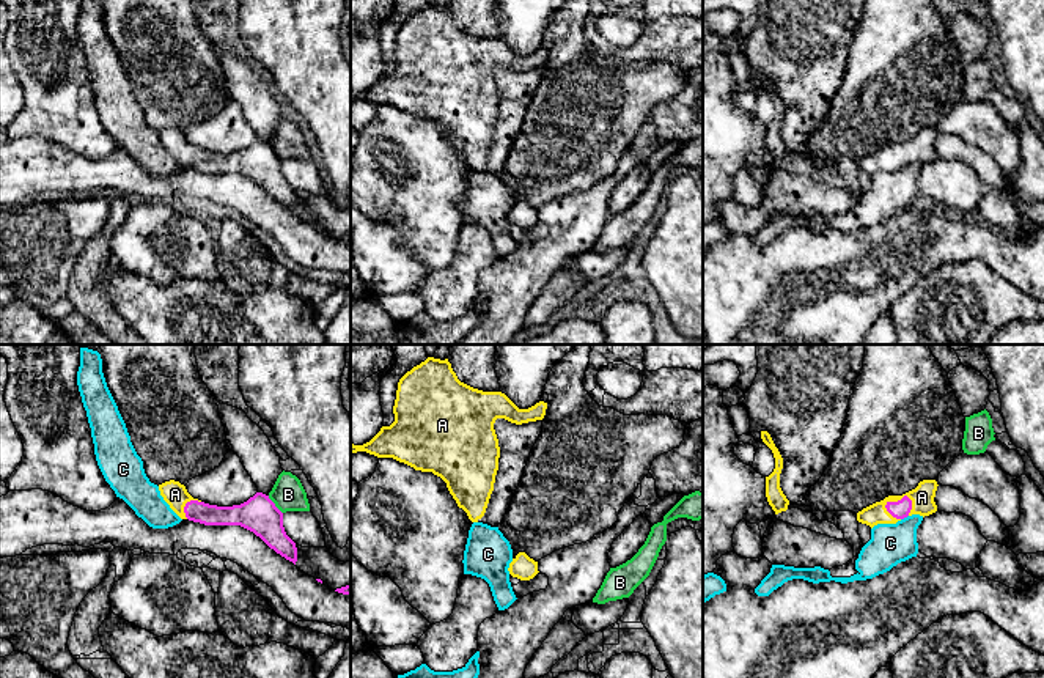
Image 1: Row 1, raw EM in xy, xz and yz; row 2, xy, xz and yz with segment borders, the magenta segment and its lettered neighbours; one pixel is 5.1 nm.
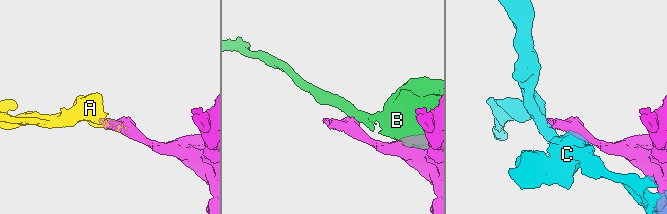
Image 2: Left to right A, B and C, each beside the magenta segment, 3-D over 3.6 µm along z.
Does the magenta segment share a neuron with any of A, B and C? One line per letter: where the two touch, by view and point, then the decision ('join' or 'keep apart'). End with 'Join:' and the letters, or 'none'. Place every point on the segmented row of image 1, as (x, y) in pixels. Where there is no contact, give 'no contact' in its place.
A: yz (898, 501) | join
B: xy (274, 505) | keep apart
C: yz (904, 516) | keep apart
Join: A

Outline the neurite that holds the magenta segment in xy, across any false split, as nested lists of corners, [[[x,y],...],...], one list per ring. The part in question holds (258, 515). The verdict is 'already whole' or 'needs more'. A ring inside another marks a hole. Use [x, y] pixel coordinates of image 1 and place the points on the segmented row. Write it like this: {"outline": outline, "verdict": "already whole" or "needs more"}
{"outline": [[[175,480],[159,485],[159,491],[181,519],[204,525],[241,525],[253,532],[270,549],[296,565],[296,543],[286,535],[283,513],[269,496],[256,492],[241,505],[217,507],[193,499],[186,486]]], "verdict": "needs more"}

